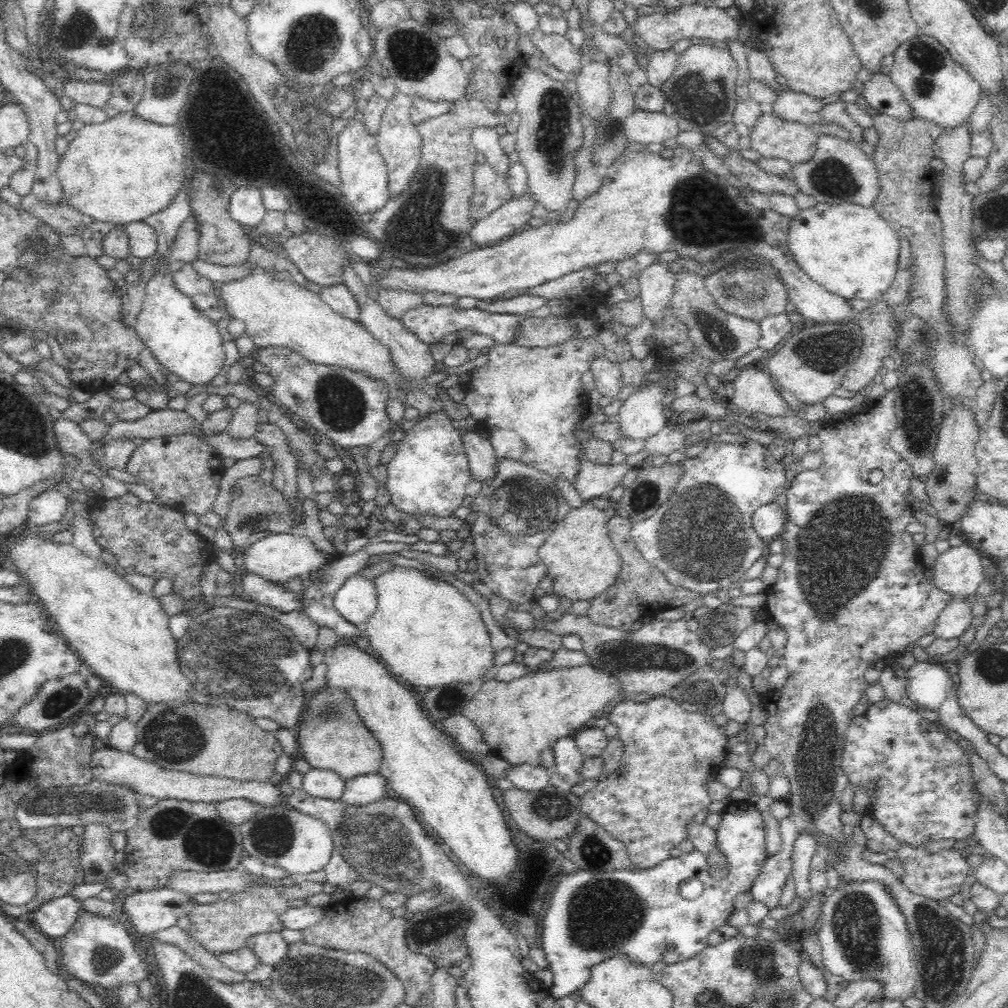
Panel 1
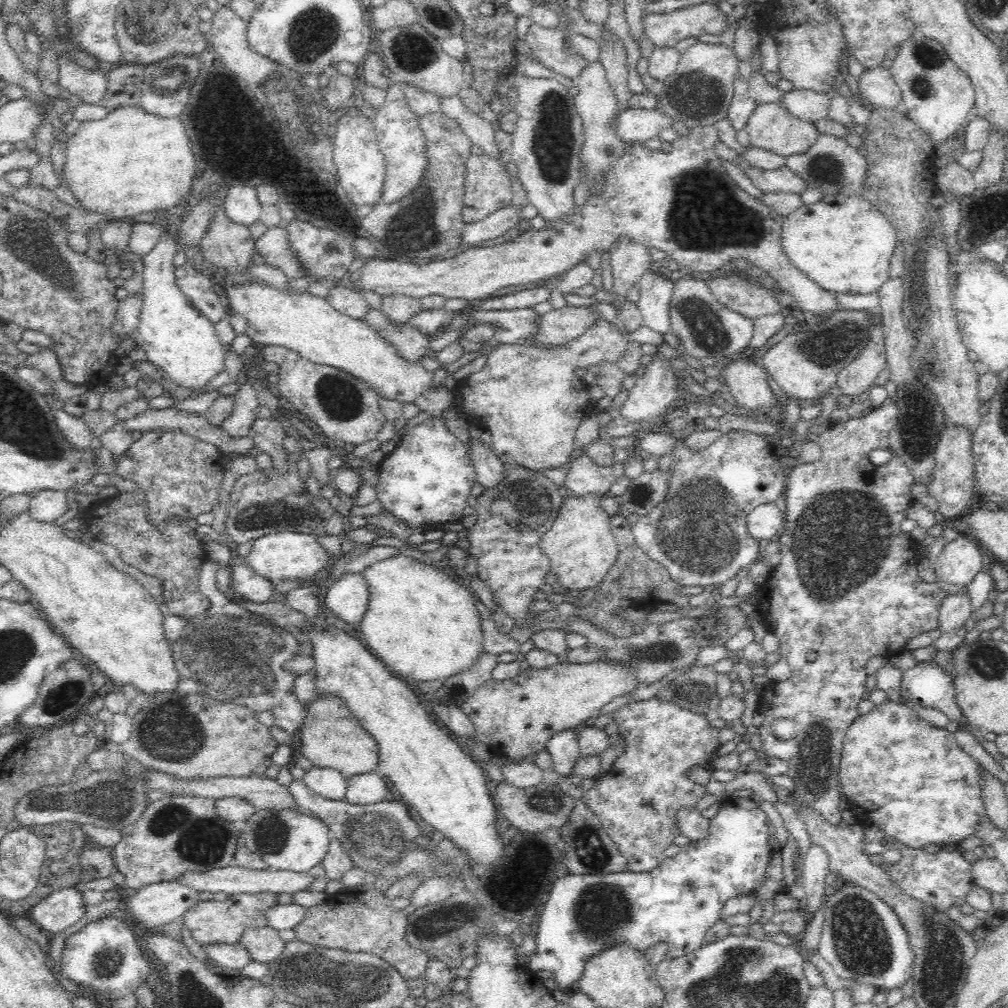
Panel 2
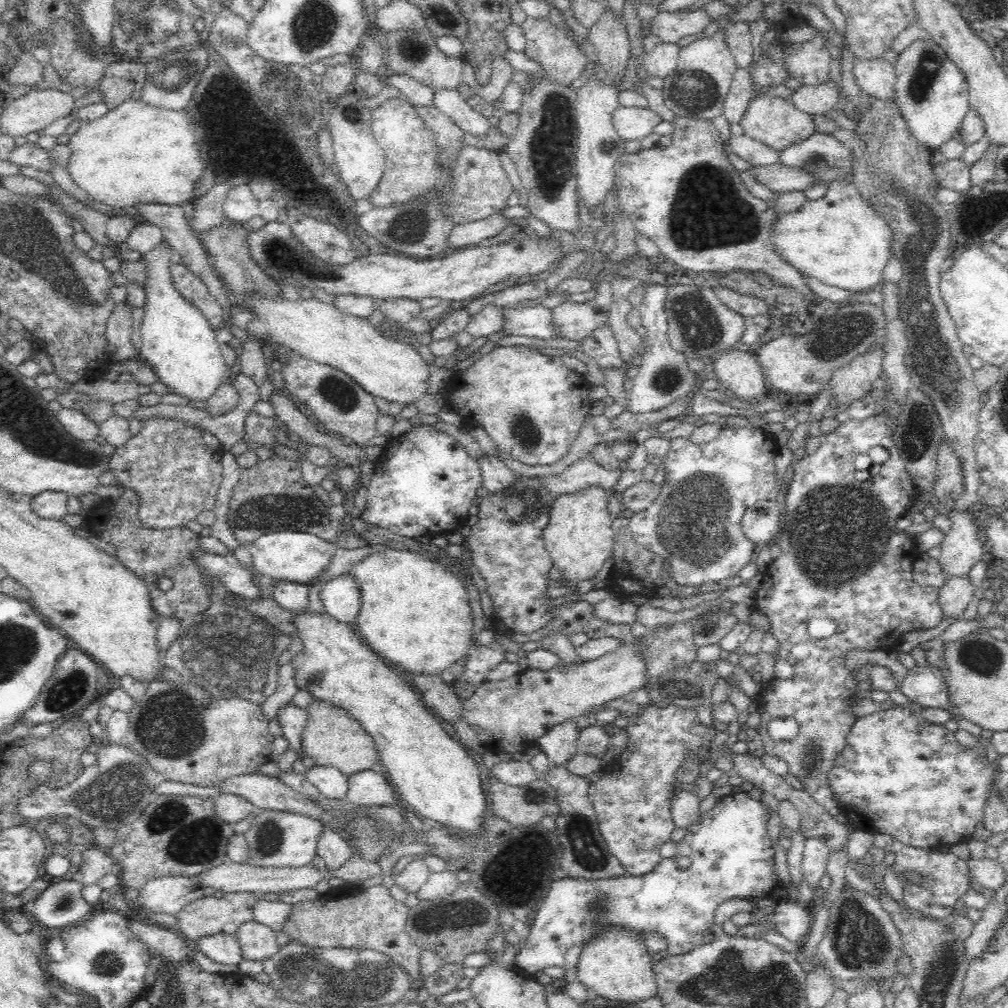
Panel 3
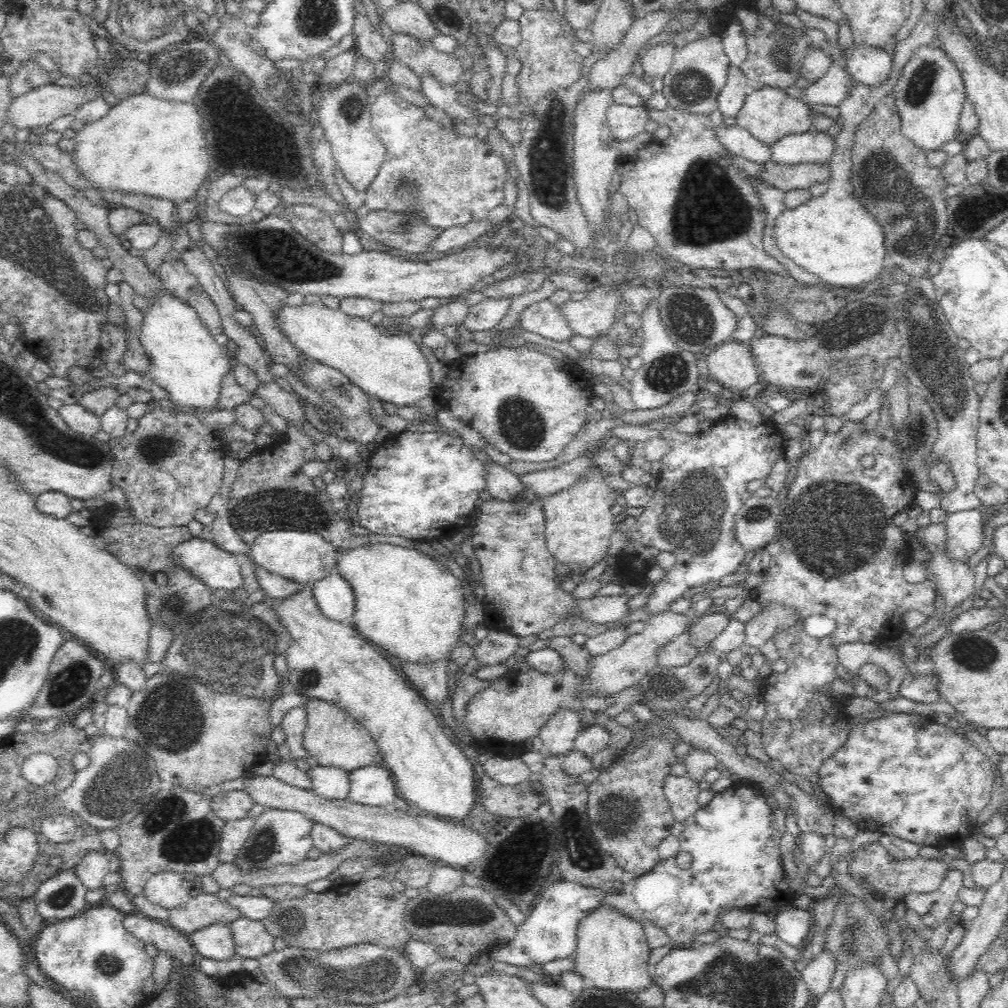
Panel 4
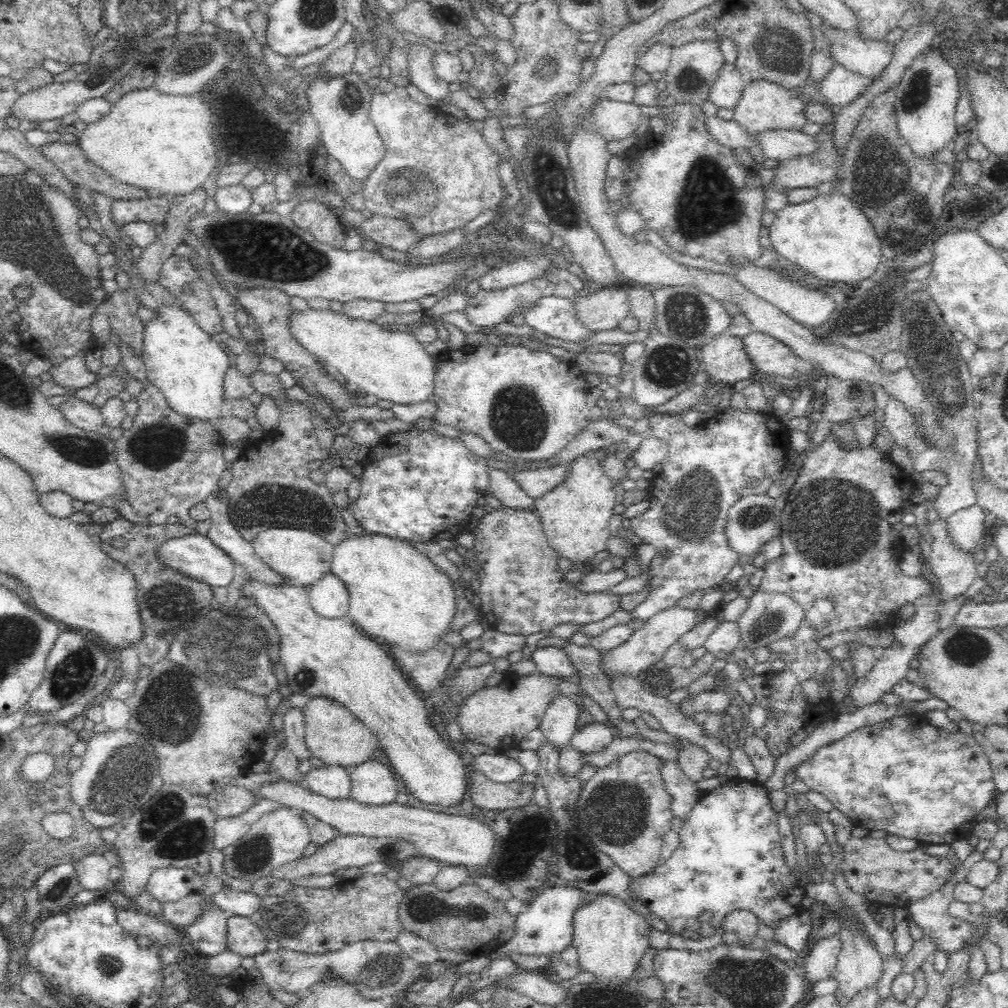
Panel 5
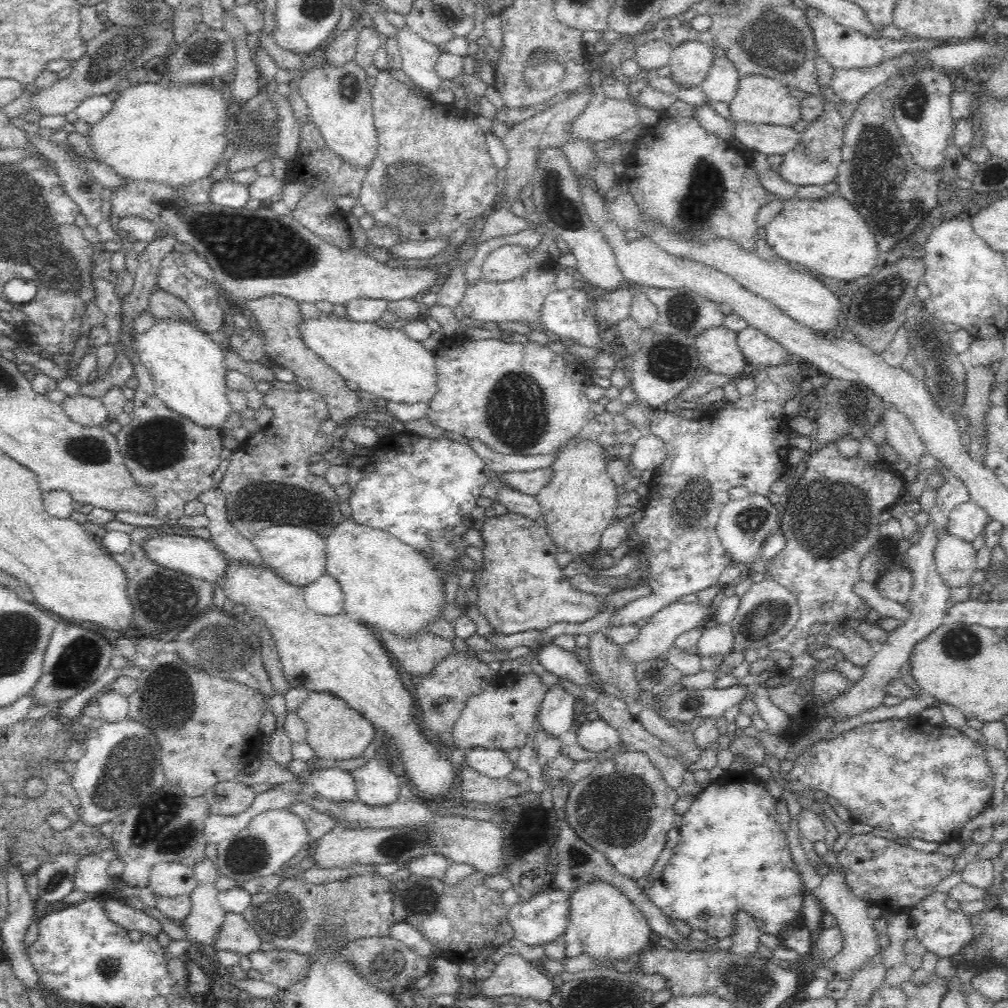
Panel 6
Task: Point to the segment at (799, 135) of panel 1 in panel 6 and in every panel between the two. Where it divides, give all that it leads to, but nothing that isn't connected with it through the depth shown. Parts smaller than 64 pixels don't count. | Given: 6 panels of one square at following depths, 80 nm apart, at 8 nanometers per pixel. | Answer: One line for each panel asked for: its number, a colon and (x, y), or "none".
2: (771, 126)
3: (776, 121)
4: (768, 113)
5: (764, 105)
6: (760, 100)

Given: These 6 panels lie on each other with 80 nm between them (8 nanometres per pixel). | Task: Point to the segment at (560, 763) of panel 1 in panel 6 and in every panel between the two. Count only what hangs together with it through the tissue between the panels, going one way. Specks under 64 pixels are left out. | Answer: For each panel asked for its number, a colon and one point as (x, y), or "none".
2: (563, 747)
3: (559, 741)
4: (558, 733)
5: (558, 725)
6: (556, 710)

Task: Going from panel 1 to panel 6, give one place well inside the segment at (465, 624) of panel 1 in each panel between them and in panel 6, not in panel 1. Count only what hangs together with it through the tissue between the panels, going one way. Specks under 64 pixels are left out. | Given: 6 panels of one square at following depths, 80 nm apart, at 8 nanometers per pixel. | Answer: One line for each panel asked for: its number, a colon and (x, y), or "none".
2: (422, 624)
3: (414, 612)
4: (405, 602)
5: (397, 594)
6: (390, 585)

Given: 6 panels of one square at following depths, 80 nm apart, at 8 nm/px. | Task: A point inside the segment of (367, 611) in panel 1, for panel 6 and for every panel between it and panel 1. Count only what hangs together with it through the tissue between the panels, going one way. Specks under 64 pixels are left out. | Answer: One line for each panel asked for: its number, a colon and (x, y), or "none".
2: (347, 598)
3: (340, 596)
4: (333, 596)
5: (328, 598)
6: (324, 596)

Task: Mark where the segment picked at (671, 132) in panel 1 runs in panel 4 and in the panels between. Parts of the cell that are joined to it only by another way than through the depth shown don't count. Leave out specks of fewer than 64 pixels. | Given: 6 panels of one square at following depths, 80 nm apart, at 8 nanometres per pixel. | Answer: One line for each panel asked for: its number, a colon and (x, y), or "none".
2: (633, 125)
3: (631, 124)
4: (624, 122)

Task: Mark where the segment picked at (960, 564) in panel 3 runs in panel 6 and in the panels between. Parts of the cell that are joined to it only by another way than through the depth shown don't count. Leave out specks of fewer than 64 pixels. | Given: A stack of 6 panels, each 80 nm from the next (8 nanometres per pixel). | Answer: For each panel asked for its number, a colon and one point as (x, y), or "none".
4: (964, 529)
5: (966, 527)
6: (967, 521)

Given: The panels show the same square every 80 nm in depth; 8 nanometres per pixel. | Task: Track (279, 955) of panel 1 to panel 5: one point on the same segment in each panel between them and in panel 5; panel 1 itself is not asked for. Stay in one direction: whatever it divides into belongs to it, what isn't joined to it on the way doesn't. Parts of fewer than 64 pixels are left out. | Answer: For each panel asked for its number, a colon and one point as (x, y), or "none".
2: (263, 944)
3: (257, 941)
4: (251, 940)
5: (243, 937)

